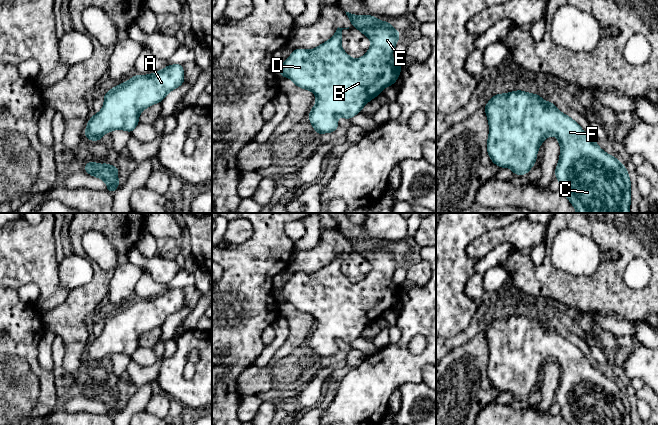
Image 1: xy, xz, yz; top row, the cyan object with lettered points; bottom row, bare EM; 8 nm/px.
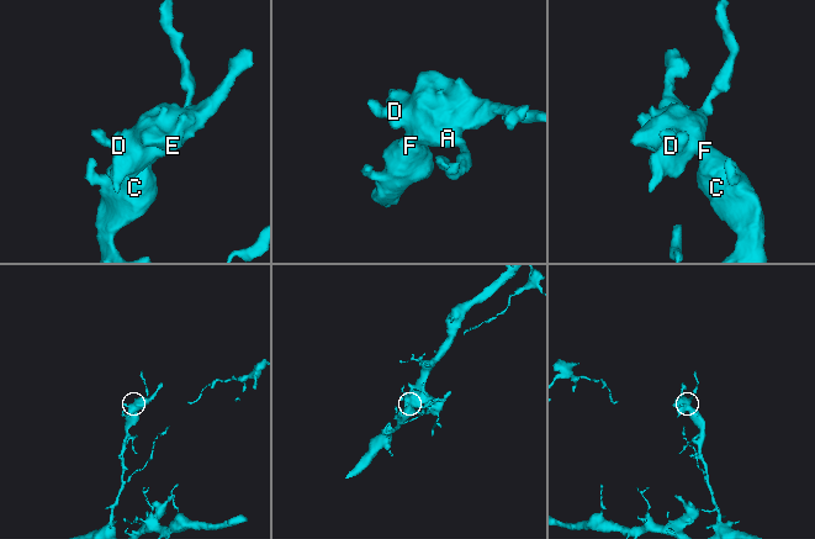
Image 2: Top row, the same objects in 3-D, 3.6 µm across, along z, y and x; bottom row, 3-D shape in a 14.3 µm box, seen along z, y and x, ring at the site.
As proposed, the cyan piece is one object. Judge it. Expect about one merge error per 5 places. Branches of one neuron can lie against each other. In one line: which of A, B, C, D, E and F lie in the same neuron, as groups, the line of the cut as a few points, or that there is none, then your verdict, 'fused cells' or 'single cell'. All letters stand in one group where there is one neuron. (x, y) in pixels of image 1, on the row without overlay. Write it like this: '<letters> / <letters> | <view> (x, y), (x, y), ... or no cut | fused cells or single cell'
A B C D E F | no cut | single cell

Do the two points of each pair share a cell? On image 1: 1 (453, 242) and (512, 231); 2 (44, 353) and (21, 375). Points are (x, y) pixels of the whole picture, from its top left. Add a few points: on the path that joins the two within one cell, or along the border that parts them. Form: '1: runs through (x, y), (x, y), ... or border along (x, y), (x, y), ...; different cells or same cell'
1: border along (497, 229), (477, 236), (468, 245), (465, 253); different cells
2: border along (43, 336), (38, 345), (38, 363), (41, 368); different cells

